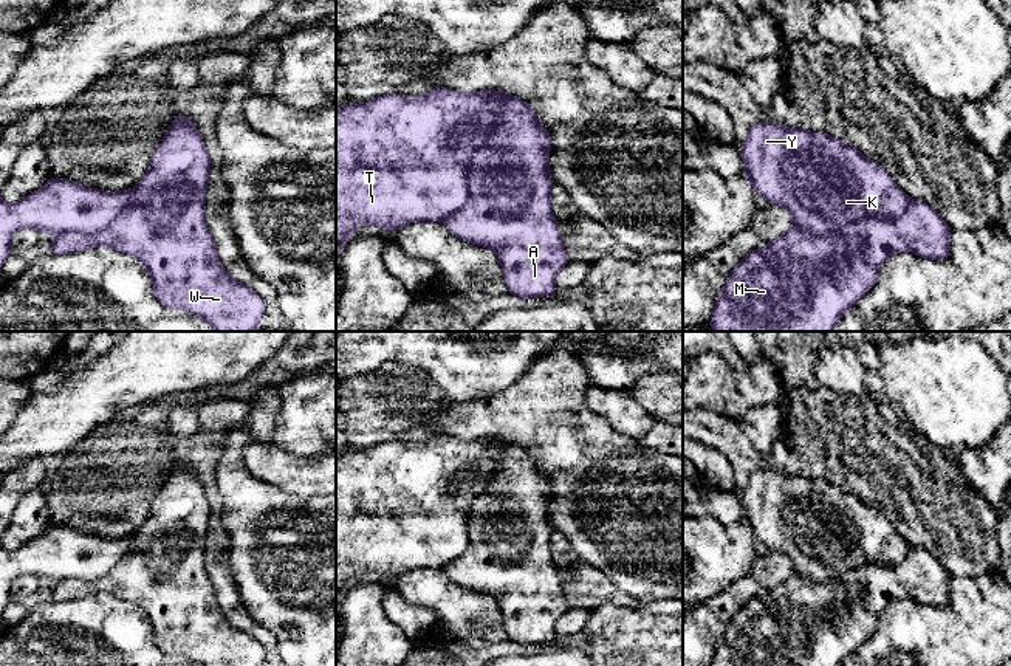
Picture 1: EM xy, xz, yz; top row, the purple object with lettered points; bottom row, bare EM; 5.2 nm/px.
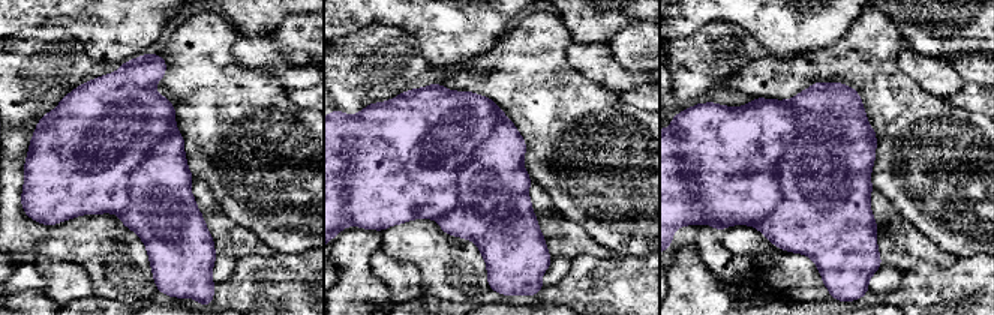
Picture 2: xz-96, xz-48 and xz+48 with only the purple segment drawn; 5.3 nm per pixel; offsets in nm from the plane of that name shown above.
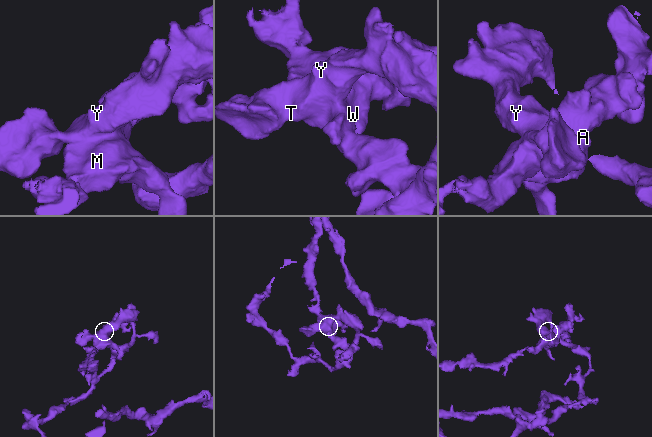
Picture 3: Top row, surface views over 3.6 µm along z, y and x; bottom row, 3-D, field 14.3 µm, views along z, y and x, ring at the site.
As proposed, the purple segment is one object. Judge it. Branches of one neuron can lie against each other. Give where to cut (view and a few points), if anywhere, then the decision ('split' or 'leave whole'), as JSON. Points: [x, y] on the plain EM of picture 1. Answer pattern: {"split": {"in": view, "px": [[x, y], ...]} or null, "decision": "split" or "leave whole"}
{"split": {"in": "xz", "px": [[491, 437], [499, 470], [469, 510], [469, 545], [443, 567]]}, "decision": "split"}

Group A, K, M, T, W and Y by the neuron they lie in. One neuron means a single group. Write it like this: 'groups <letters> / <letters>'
groups A M W / K T Y

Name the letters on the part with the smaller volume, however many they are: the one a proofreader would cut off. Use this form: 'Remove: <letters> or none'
Remove: A, M, W

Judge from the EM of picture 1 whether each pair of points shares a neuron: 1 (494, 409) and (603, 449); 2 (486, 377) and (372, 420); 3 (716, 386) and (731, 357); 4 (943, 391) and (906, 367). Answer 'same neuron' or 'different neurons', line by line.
1: same neuron
2: different neurons
3: different neurons
4: same neuron

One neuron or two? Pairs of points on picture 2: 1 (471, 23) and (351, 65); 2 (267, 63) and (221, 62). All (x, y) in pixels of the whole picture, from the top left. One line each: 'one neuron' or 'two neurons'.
1: two neurons
2: two neurons

